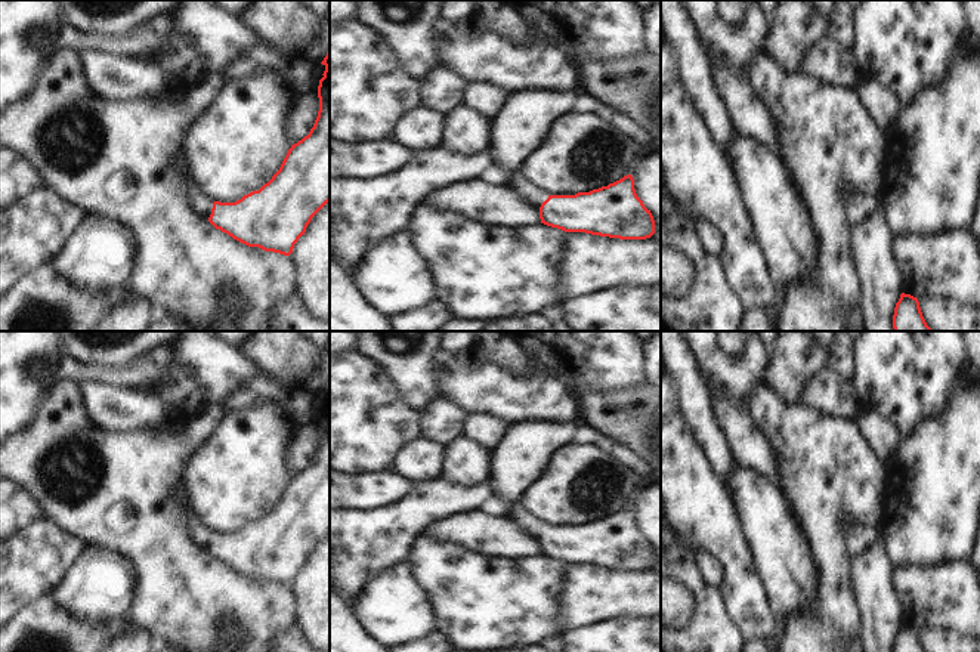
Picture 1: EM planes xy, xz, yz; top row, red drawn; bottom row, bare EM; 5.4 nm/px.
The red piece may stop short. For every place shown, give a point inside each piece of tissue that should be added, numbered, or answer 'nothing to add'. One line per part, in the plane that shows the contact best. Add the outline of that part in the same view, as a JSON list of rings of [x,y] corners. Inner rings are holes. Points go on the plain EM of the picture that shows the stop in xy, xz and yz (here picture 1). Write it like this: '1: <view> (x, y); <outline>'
1: xz (532, 527); [[[514,501],[506,507],[504,516],[511,519],[517,526],[522,528],[531,538],[540,543],[541,535],[551,526],[526,512],[519,501]]]

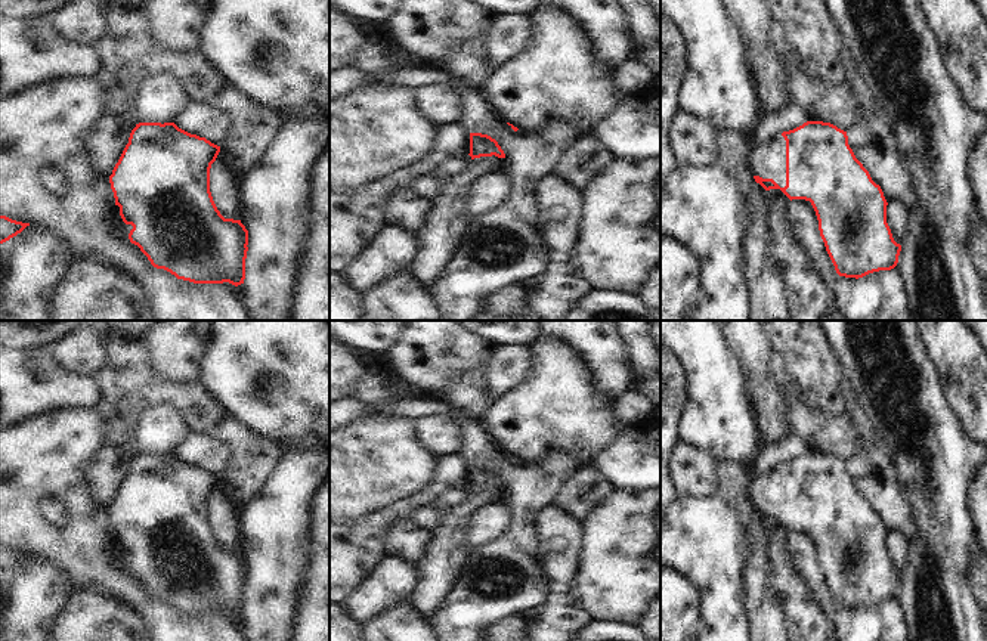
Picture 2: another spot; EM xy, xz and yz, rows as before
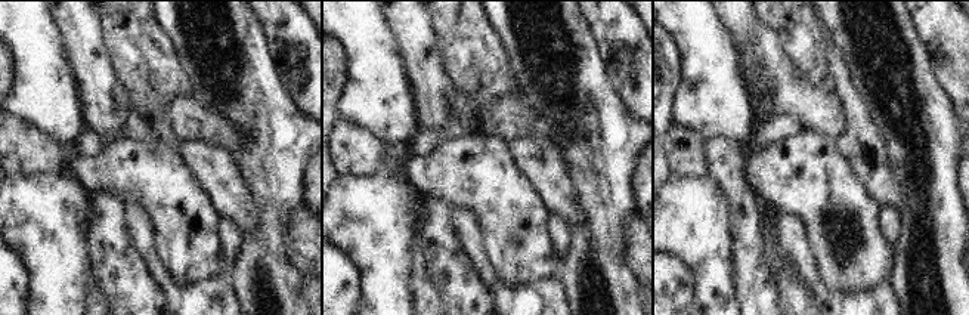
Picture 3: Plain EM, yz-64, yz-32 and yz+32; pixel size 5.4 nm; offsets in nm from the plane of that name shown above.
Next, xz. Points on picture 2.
nothing to add

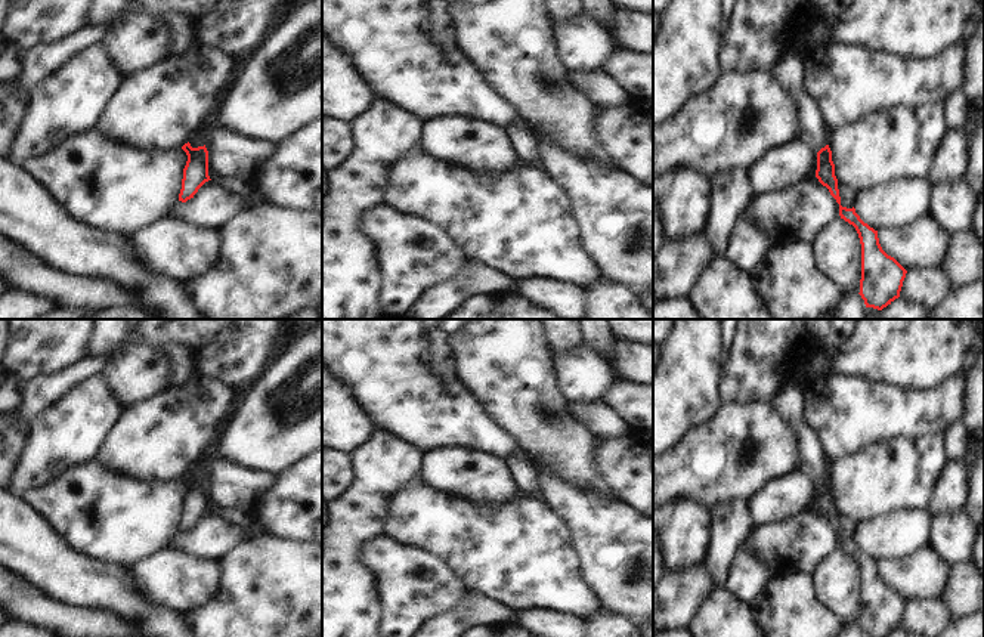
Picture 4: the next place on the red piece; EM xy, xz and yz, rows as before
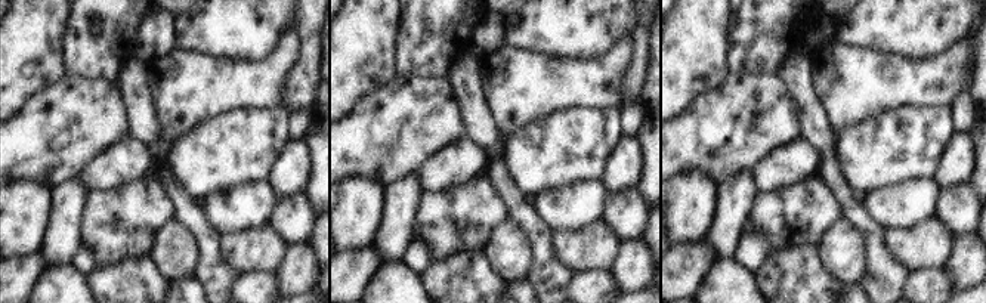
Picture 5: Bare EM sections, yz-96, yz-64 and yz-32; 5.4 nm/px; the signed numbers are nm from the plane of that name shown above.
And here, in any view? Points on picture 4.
1: xy (198, 467); [[[201,454],[198,457],[198,460],[195,463],[192,463],[192,467],[191,467],[191,471],[189,471],[192,479],[198,479],[198,477],[205,476],[205,466],[210,461],[210,458],[211,458],[211,454]]]

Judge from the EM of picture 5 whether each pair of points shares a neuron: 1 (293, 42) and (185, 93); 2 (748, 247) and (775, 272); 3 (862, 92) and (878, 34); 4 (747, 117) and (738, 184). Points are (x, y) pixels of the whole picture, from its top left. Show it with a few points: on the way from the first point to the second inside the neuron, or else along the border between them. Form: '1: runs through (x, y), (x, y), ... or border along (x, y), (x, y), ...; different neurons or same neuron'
1: runs through (268, 68), (253, 83), (212, 86); same neuron
2: border along (770, 254), (756, 274); different neurons
3: border along (840, 42), (887, 50), (908, 58); different neurons
4: border along (751, 169), (732, 173), (719, 184); different neurons

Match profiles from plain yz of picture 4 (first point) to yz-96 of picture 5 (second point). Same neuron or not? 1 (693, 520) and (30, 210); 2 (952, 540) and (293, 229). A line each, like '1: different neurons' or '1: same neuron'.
1: same neuron
2: same neuron

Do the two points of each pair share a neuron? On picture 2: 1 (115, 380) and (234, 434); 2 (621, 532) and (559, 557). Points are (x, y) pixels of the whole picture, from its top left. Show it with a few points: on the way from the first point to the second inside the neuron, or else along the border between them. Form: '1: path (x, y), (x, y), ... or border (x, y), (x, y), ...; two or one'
1: path (145, 386), (182, 393), (206, 417); one
2: border (585, 520), (585, 550), (581, 570), (575, 581); two

